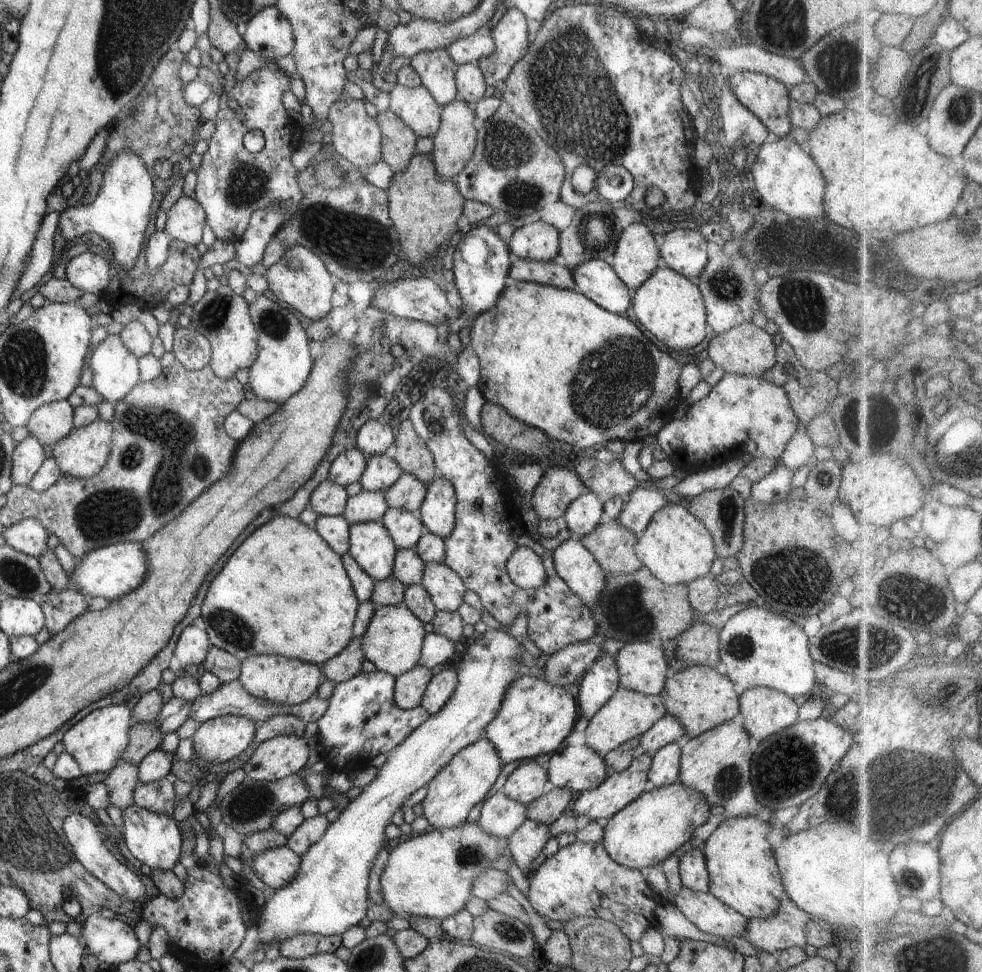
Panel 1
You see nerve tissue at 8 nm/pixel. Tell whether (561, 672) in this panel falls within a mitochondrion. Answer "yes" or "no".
yes

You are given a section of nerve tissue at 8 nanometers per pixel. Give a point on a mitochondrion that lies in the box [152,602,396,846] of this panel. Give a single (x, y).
(253, 804)

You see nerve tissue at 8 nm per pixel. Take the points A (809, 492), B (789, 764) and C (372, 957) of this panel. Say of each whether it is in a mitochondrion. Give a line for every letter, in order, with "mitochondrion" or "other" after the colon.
A: other
B: mitochondrion
C: mitochondrion

